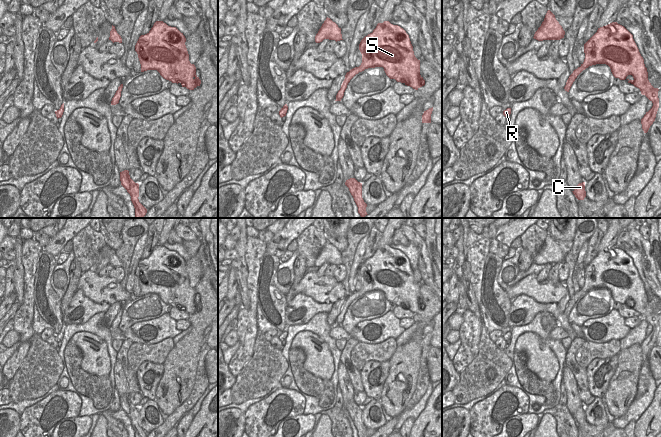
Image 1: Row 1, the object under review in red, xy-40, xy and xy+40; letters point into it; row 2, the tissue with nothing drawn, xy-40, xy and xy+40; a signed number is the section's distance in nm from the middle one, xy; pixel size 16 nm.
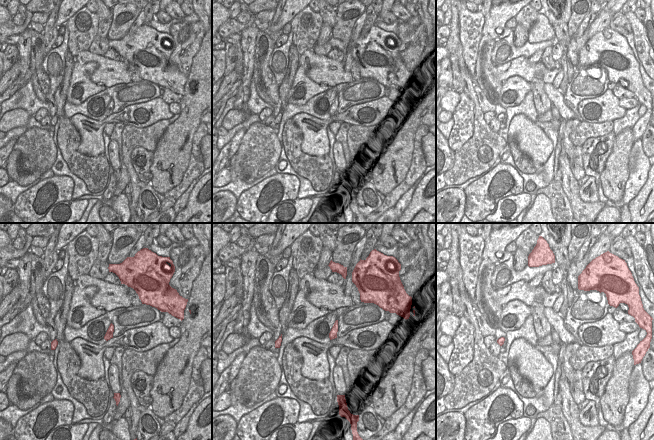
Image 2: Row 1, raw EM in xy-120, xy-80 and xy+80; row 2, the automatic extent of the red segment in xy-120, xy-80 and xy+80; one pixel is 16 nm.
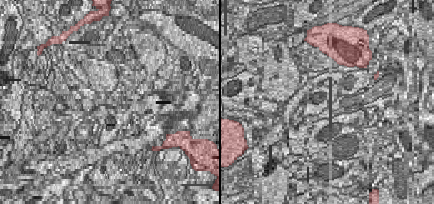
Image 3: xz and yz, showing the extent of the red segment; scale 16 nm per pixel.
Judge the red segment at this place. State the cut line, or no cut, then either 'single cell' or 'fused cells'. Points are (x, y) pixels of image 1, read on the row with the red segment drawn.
cut xy (357, 67), (359, 71); fused cells

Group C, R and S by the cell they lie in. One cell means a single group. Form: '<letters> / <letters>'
C R / S

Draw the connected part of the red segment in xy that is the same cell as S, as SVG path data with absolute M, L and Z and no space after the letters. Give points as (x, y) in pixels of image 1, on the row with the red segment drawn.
M389 21L378 23L373 32L361 40L359 50L362 54L359 72L383 67L390 79L415 90L425 85L420 75L420 60L414 55L409 35L400 26Z

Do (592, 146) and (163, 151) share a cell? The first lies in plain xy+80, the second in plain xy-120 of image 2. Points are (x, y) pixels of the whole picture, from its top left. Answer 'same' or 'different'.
different

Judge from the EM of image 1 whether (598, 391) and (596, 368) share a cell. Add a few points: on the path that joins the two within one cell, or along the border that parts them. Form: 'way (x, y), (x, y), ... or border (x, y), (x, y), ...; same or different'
way (595, 385), (593, 374); same

